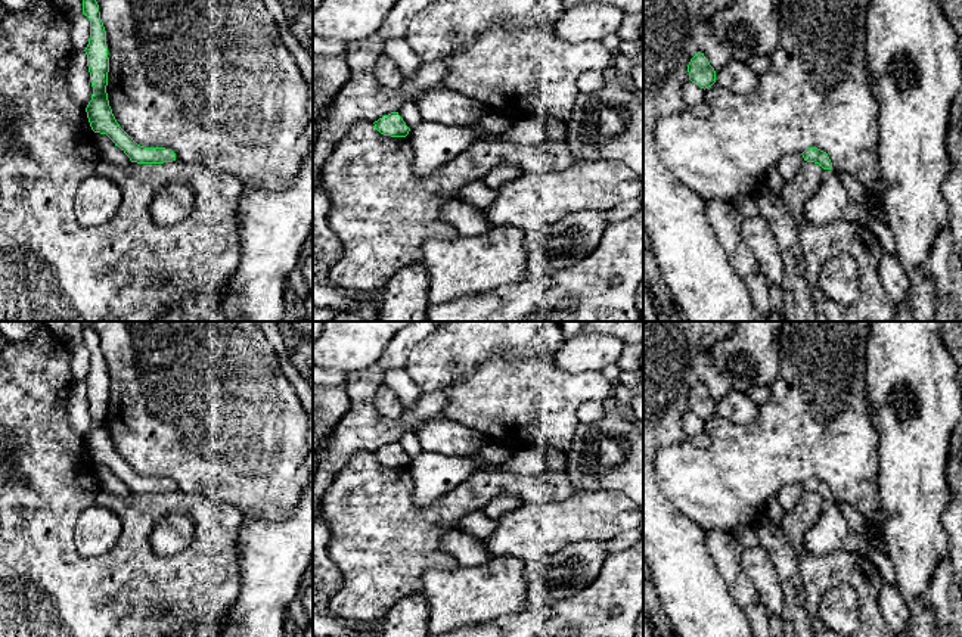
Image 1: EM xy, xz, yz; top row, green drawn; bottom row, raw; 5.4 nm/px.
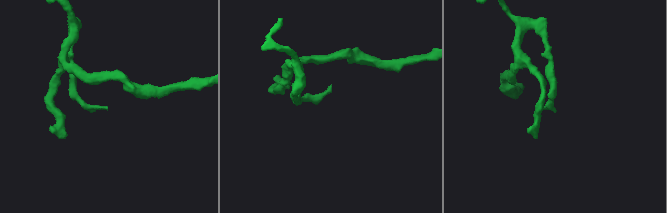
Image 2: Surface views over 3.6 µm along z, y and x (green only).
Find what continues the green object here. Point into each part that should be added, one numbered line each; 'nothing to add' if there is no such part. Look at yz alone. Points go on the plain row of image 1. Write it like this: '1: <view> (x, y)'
1: yz (831, 533)

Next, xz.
nothing to add

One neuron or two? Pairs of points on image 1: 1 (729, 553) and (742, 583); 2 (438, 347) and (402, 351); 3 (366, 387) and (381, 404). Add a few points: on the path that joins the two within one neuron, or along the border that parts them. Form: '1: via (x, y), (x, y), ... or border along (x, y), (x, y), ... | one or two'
1: via (729, 561), (729, 568), (735, 575) | one
2: border along (425, 336), (412, 347), (403, 366) | two
3: border along (382, 384), (372, 407), (399, 419) | two

